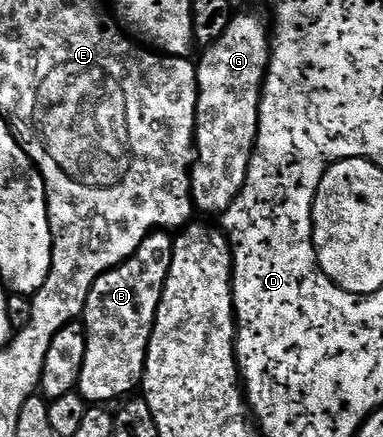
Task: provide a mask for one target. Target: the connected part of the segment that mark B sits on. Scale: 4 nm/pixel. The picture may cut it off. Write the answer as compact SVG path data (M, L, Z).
M167 231L152 232L125 263L94 281L82 316L86 361L82 361L78 388L80 396L90 405L112 405L108 403L131 396L135 392L132 390L143 384L154 317L170 273L172 241L173 236Z

